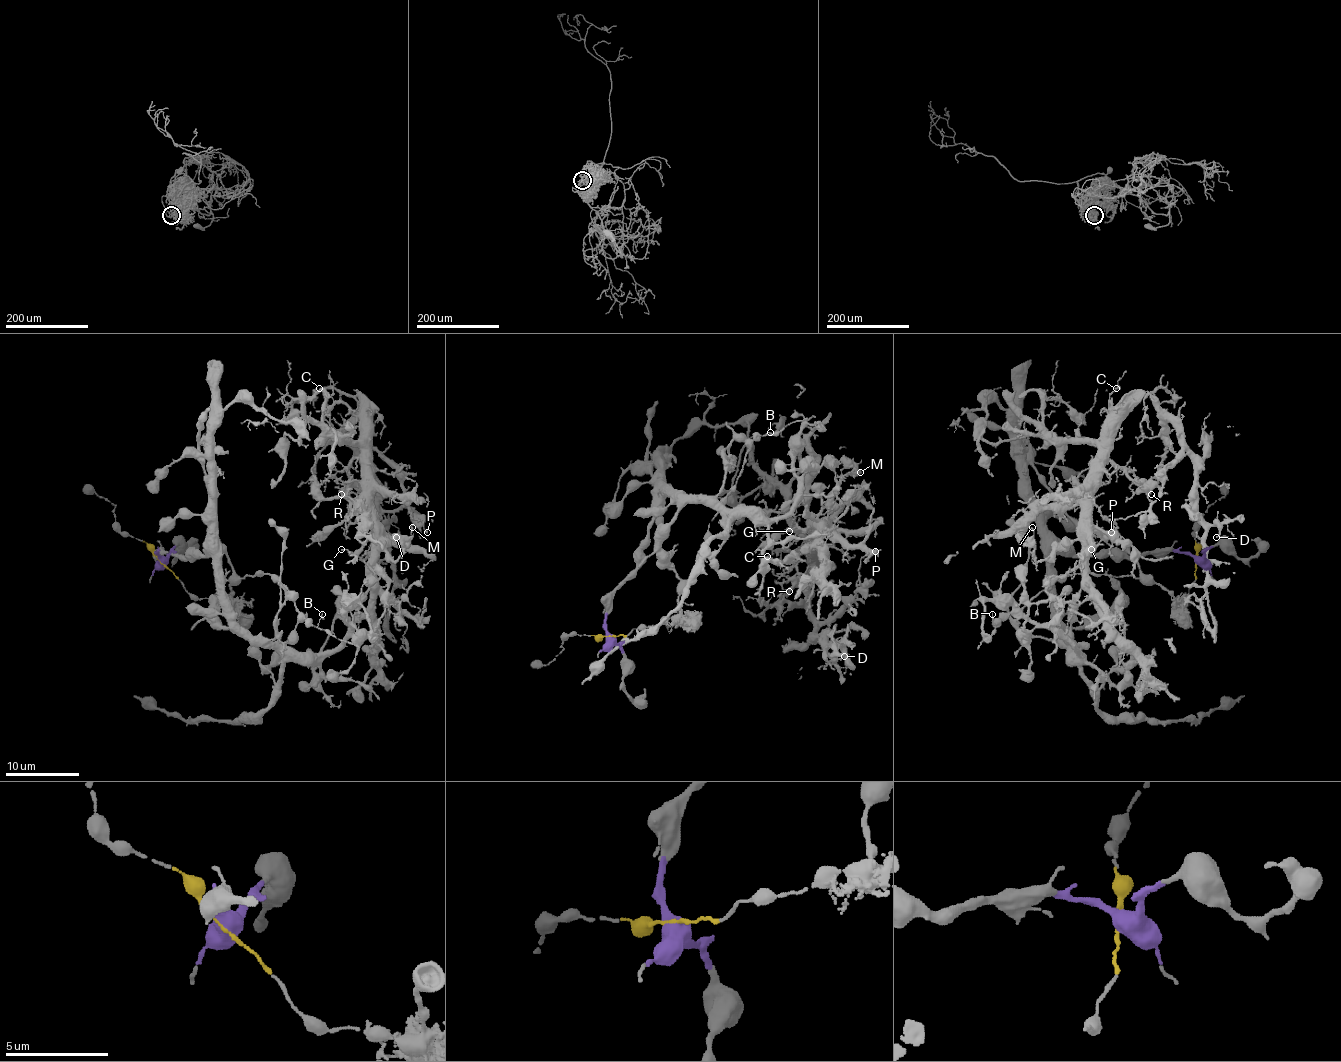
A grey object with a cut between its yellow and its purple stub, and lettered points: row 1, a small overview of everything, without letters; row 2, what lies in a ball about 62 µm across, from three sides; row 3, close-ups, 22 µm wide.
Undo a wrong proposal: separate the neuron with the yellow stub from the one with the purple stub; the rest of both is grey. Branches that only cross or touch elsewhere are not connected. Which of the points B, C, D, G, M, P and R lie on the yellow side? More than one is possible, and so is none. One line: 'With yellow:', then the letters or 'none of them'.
With yellow: B

